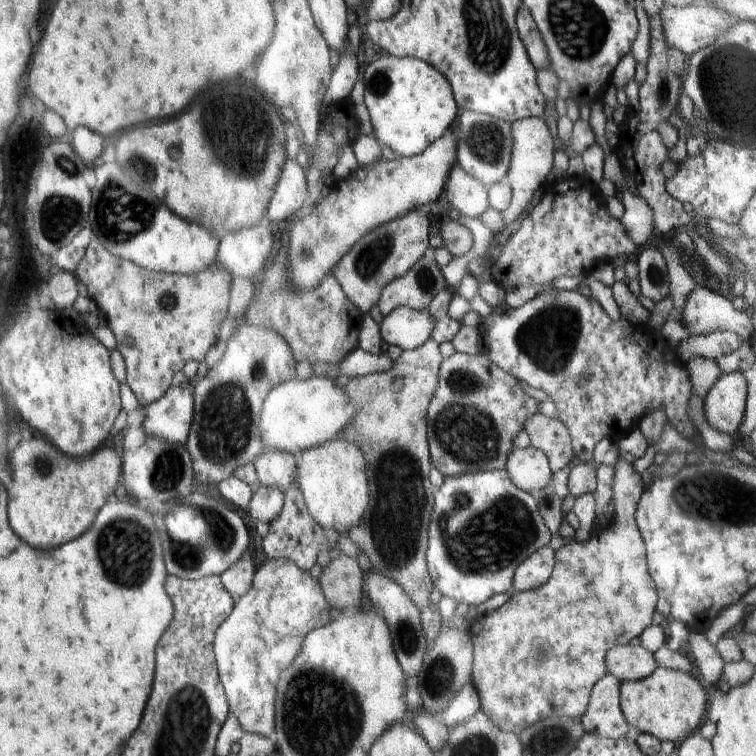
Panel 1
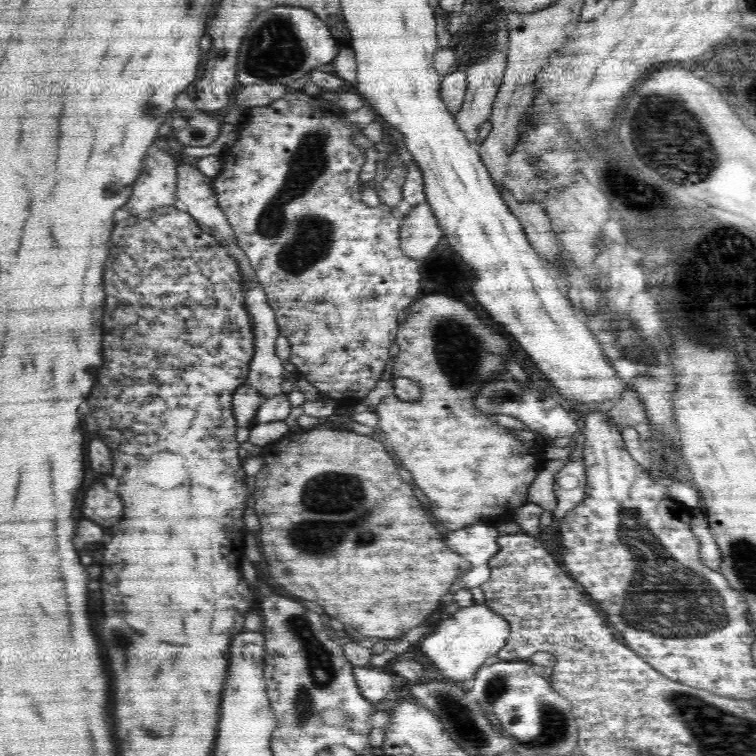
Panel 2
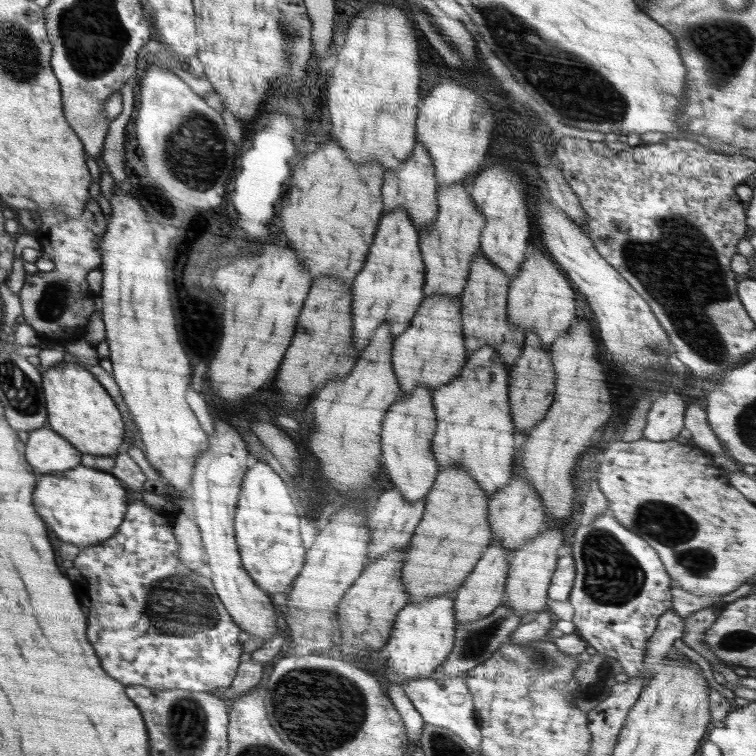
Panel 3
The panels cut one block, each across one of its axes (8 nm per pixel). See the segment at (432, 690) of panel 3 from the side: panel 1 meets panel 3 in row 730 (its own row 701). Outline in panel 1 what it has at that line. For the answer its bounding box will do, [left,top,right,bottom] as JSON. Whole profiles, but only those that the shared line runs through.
[440,682,481,728]

